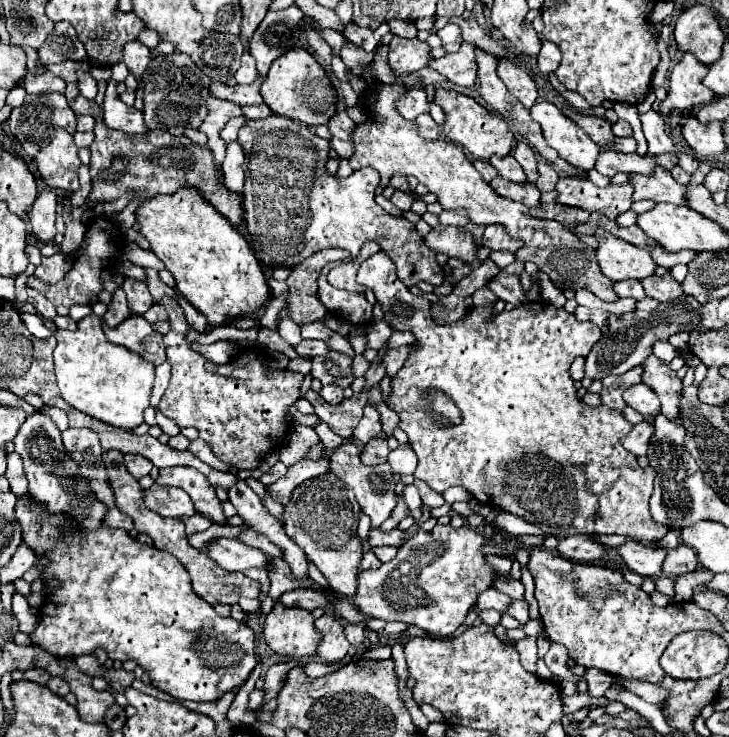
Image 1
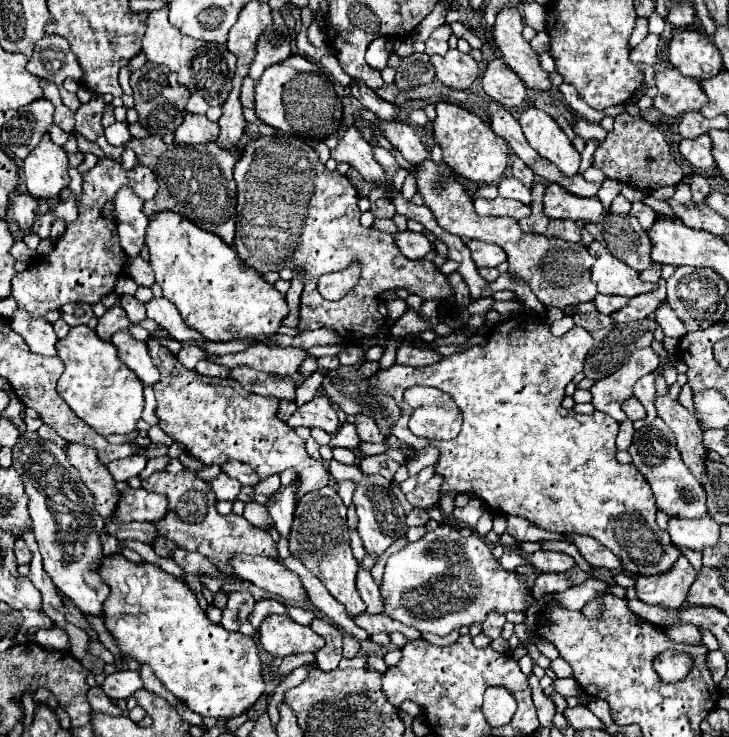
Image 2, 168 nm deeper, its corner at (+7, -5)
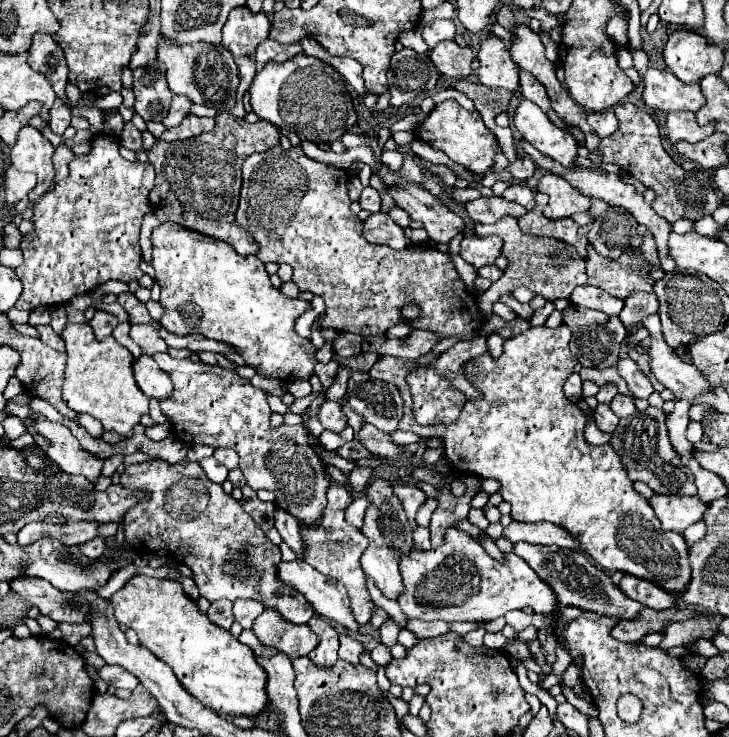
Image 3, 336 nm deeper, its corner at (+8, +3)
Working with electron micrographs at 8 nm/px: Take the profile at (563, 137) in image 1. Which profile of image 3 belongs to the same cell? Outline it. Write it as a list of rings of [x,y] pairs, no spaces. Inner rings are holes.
[[[522,100],[516,108],[514,126],[528,144],[532,144],[544,156],[558,160],[562,166],[572,166],[576,160],[576,140],[564,128],[554,126],[546,112],[530,100]]]

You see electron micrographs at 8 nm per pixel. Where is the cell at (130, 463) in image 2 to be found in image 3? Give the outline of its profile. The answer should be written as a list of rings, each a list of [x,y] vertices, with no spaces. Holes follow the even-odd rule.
[[[120,454],[106,458],[104,466],[102,466],[102,476],[112,476],[120,464],[122,464],[122,456]]]

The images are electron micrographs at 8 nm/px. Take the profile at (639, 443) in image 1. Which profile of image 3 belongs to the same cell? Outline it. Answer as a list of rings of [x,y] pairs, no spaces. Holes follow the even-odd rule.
[[[598,404],[594,408],[594,420],[596,420],[596,426],[602,430],[602,432],[614,432],[616,428],[616,422],[618,422],[618,416],[614,412],[610,412],[610,406],[606,404]]]

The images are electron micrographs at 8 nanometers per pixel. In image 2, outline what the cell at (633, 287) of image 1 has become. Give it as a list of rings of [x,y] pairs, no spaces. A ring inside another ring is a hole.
[[[597,294],[593,302],[595,302],[595,306],[599,308],[601,314],[611,314],[611,312],[623,308],[629,302],[629,298],[625,298],[625,296],[605,296],[605,294]]]

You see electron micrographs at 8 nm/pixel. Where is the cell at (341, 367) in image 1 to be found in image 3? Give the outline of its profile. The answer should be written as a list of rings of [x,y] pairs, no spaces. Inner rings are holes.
[[[354,372],[348,380],[348,394],[348,404],[362,414],[366,422],[386,434],[392,434],[398,428],[402,418],[402,398],[396,386],[380,382],[366,372]]]

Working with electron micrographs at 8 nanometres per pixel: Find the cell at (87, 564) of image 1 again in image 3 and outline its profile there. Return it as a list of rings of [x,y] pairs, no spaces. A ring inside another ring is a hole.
[[[134,576],[122,590],[112,596],[116,620],[132,628],[140,644],[156,658],[166,662],[180,684],[216,714],[242,714],[256,718],[268,710],[266,674],[256,662],[254,652],[230,636],[228,630],[218,628],[198,610],[176,580],[158,580],[148,576]]]

